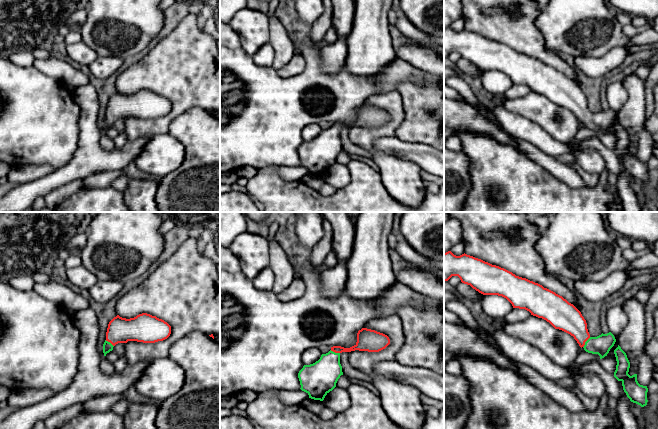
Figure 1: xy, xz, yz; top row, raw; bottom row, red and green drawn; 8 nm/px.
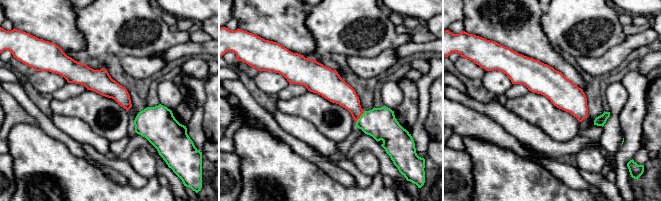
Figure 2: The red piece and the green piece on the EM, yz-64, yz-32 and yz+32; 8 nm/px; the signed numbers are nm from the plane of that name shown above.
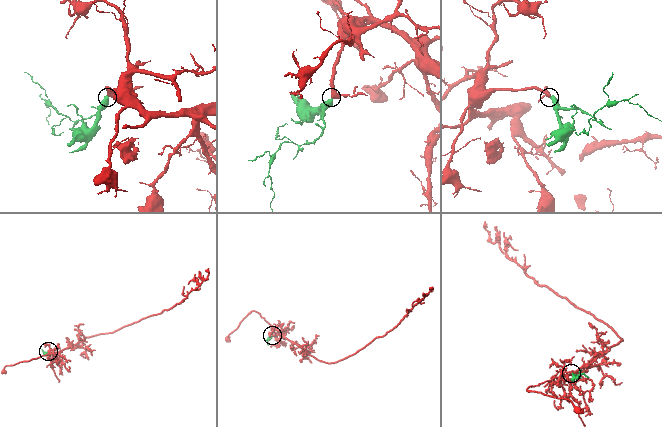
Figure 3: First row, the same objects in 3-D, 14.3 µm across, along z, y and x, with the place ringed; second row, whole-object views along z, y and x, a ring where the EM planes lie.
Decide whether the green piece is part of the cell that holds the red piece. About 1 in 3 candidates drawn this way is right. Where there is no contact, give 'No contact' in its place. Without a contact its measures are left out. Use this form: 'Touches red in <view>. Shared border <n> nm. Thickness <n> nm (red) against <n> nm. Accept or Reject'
Touches red in yz. Shared border 110 nm. Thickness 220 nm (red) against 160 nm. Accept

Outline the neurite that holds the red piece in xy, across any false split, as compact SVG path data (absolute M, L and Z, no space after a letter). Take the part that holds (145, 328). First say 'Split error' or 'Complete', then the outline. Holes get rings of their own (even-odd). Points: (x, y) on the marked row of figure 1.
Split error. M142 313L126 319L117 315L108 324L103 353L106 356L118 343L128 341L155 343L167 339L170 334L171 326L156 316Z

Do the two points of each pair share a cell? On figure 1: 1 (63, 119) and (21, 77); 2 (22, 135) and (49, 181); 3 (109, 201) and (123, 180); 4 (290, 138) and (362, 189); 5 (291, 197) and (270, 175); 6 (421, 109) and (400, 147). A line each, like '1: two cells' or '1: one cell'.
1: one cell
2: two cells
3: two cells
4: two cells
5: one cell
6: two cells

